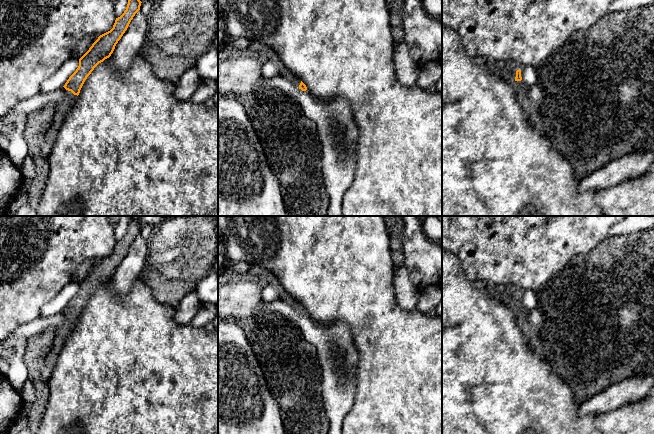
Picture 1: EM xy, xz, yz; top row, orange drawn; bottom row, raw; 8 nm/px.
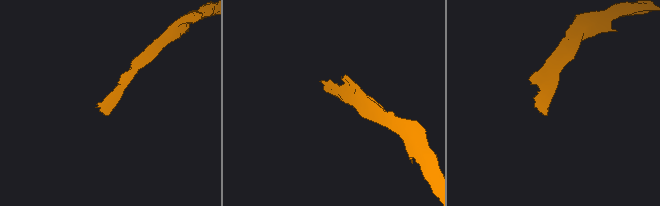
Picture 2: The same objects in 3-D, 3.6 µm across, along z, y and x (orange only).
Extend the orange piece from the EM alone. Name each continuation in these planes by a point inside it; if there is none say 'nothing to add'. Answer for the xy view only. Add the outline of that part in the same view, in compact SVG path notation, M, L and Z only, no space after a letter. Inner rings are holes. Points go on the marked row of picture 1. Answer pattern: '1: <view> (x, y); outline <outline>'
1: xy (62, 108); outline M66 90L65 98L56 104L55 114L50 129L48 130L45 141L41 149L41 155L47 157L57 136L57 133L69 110L74 106L77 95Z

